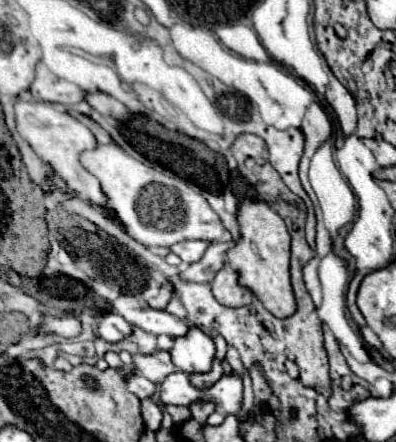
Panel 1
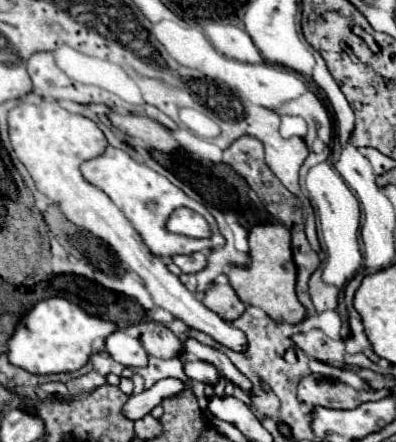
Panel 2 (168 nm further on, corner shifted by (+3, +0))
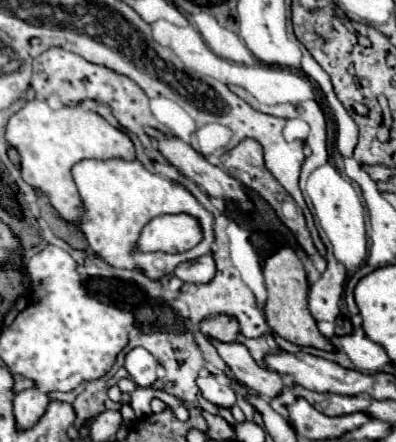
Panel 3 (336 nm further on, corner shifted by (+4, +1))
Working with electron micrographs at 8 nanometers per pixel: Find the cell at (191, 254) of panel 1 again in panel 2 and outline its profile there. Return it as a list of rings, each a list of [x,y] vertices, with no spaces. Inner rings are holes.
[[[197,251],[191,255],[177,255],[177,257],[173,257],[173,263],[179,265],[179,269],[183,273],[197,273],[207,265],[207,259],[205,259],[205,253]]]

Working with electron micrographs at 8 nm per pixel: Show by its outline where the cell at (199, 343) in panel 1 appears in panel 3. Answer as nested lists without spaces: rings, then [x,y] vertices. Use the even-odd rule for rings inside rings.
[[[200,376],[198,388],[206,400],[210,400],[216,406],[232,408],[236,404],[236,392],[228,378],[216,378],[216,376]]]

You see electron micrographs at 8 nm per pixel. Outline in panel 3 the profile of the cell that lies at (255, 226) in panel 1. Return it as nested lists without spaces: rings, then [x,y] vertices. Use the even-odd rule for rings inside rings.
[[[280,248],[274,256],[270,256],[264,264],[264,278],[266,278],[266,288],[268,288],[268,300],[266,300],[264,314],[266,314],[268,326],[272,328],[272,332],[298,346],[314,346],[320,350],[334,352],[336,348],[326,336],[320,334],[316,320],[308,312],[310,286],[306,280],[306,270],[300,258],[296,256],[296,252],[292,248]]]

